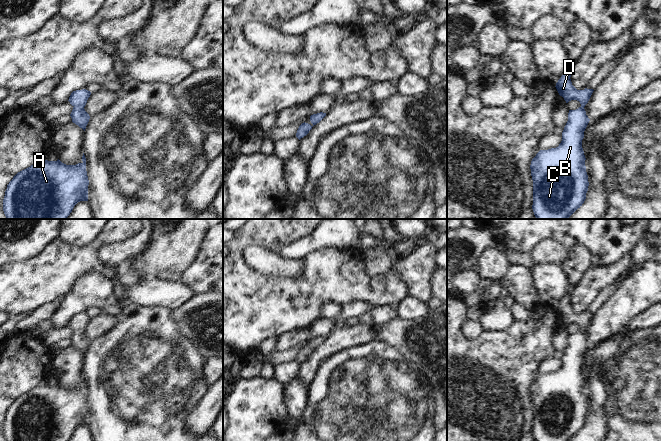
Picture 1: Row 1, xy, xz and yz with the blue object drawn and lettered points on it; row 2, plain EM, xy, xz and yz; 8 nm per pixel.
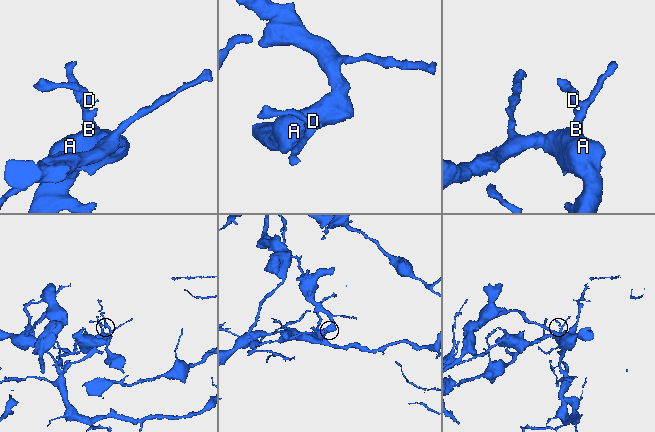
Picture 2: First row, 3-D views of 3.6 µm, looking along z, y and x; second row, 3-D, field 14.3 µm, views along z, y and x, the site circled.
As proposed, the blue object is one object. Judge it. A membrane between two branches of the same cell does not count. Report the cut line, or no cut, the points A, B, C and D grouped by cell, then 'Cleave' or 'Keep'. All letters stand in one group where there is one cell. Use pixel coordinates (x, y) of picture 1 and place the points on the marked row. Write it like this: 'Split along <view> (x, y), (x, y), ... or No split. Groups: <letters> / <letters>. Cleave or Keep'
No split. Groups: A B C D. Keep

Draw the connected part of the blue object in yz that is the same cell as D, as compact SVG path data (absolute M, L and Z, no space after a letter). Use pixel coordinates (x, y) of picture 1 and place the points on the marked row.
M568 70L555 87L566 103L577 100L581 106L569 110L559 146L540 150L530 165L533 180L532 209L536 219L569 219L582 206L588 191L582 140L590 121L584 107L594 90L577 90L570 77L571 70Z

